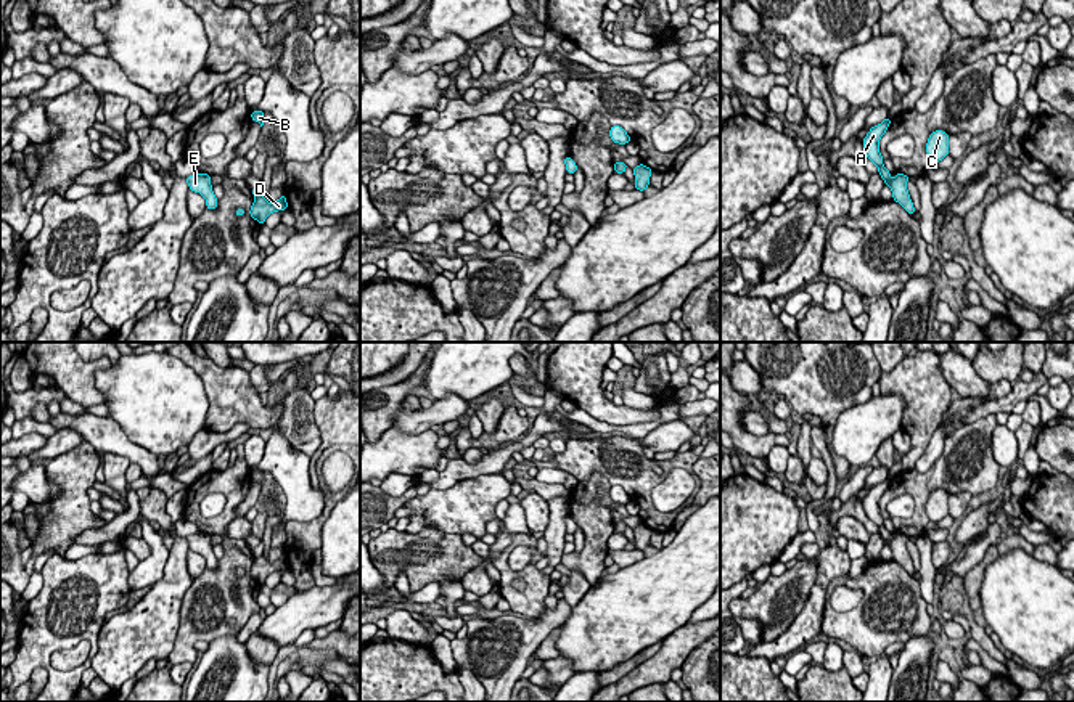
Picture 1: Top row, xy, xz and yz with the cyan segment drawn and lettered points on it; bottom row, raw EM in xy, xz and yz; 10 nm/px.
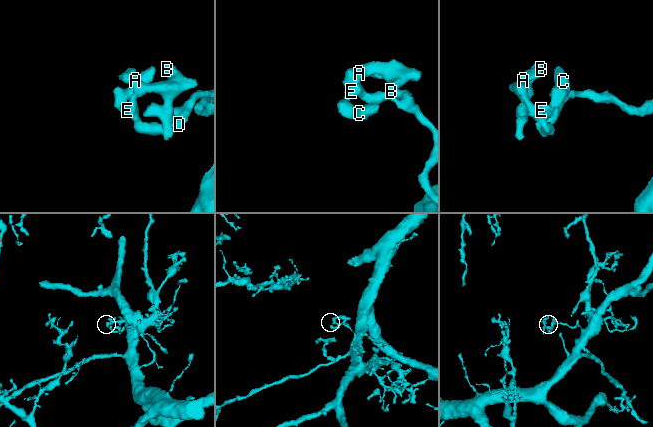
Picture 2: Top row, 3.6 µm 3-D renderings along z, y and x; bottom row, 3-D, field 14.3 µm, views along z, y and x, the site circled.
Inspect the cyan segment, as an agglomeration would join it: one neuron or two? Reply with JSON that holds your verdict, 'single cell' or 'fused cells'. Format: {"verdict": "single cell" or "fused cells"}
{"verdict": "single cell"}

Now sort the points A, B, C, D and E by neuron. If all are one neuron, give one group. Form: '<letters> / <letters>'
A B C D E

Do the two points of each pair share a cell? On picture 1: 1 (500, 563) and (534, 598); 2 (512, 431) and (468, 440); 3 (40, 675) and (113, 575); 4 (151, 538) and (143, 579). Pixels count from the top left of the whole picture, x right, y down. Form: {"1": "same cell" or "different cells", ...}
{"1": "same cell", "2": "same cell", "3": "different cells", "4": "same cell"}

